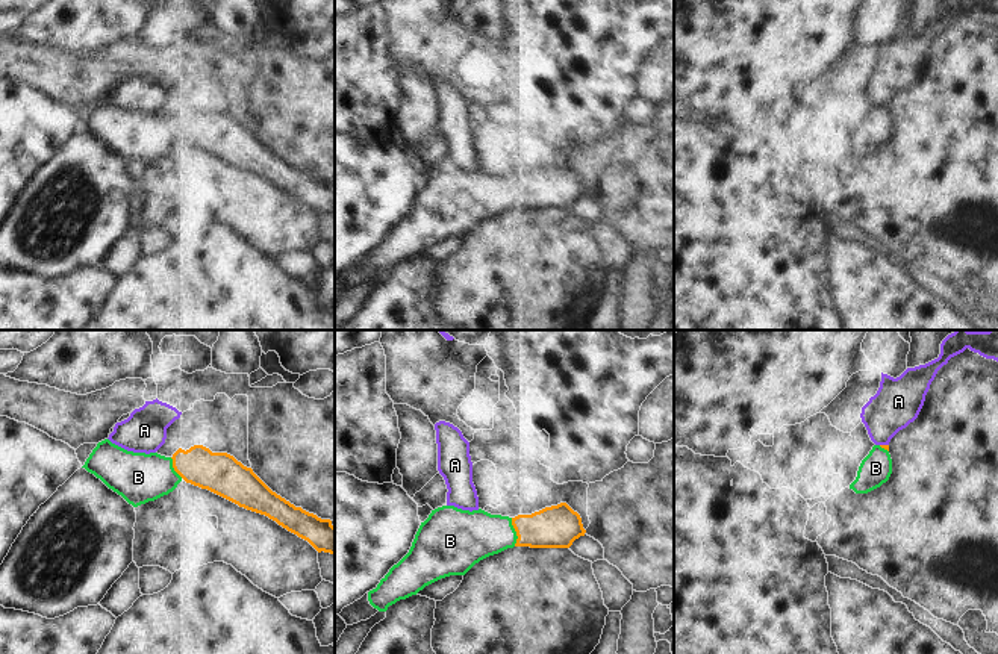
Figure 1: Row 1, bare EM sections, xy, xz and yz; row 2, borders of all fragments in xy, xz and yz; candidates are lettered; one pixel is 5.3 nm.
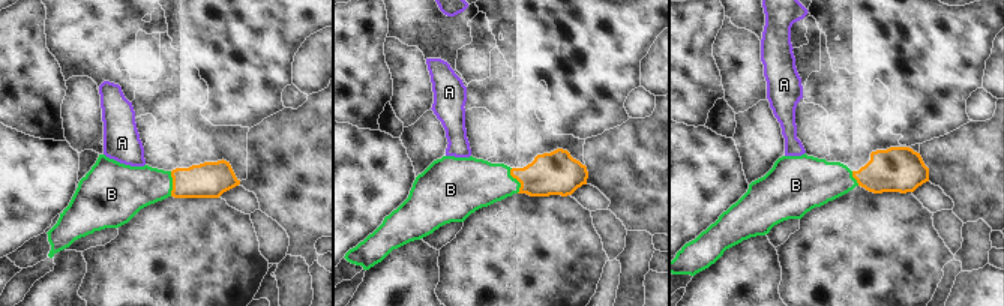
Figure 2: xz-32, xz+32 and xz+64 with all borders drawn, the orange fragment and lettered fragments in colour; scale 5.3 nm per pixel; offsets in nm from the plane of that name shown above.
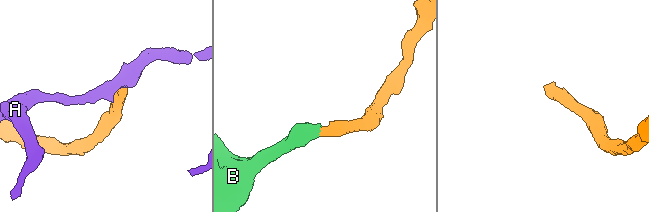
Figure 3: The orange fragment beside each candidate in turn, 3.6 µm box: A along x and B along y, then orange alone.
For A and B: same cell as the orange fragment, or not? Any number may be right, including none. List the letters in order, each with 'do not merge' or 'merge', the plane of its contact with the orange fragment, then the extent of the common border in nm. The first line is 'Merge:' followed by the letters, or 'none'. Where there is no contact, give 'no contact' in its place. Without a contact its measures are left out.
Merge: B
A: do not merge; meets orange in yz; contact 50 nm long
B: merge; meets orange in xz; contact 150 nm long

